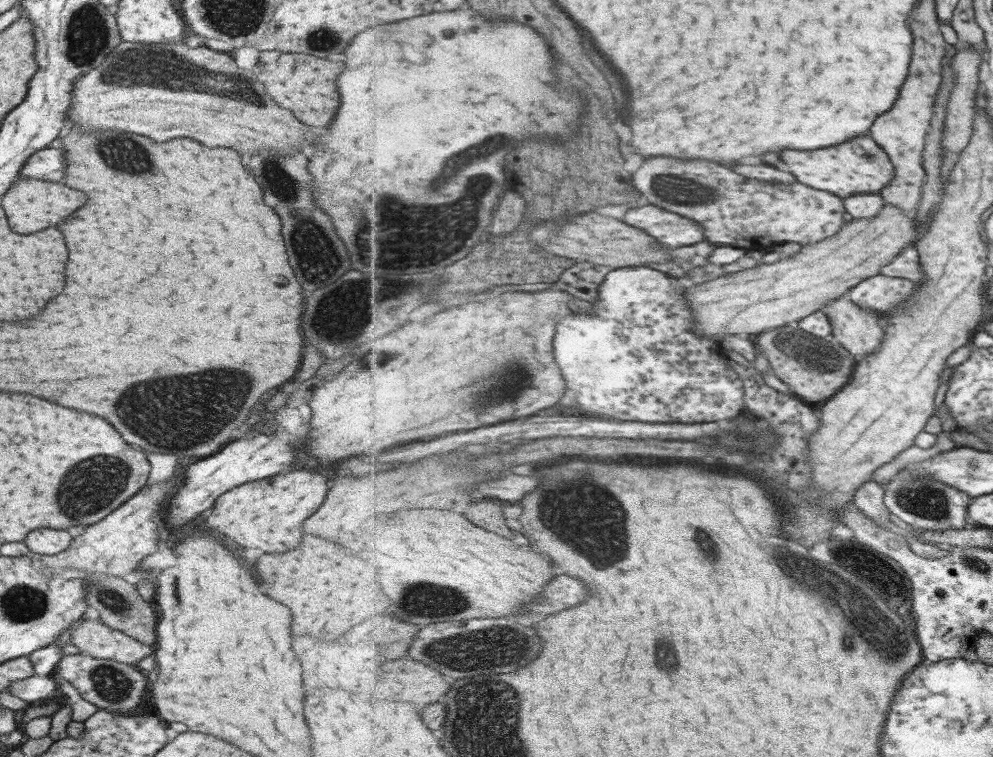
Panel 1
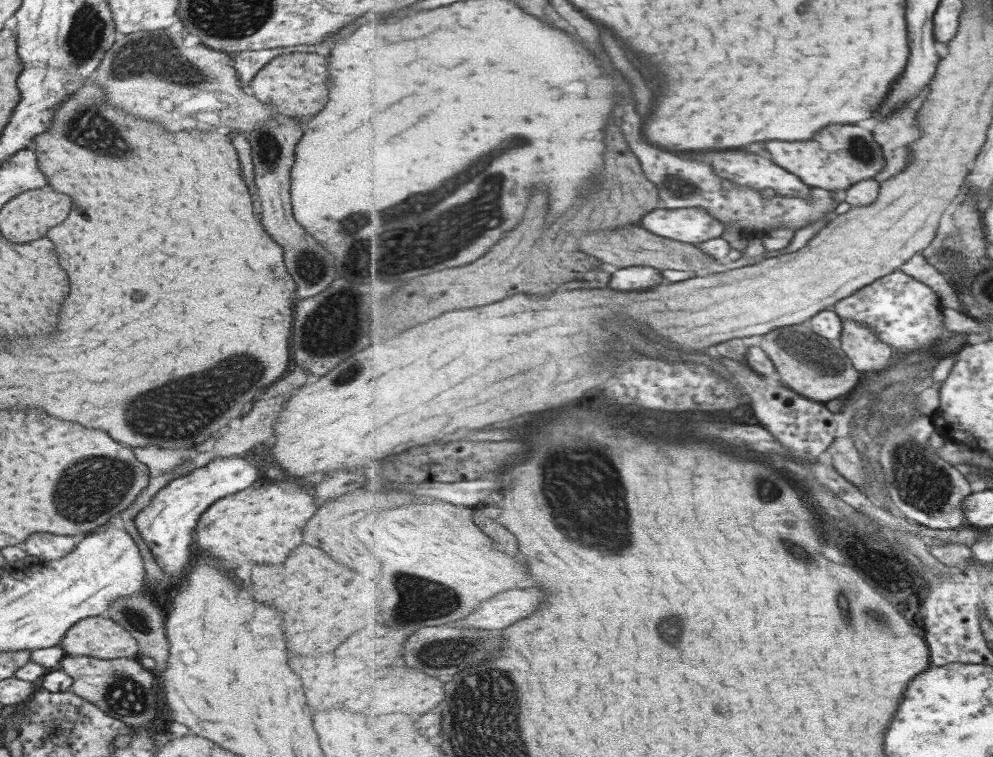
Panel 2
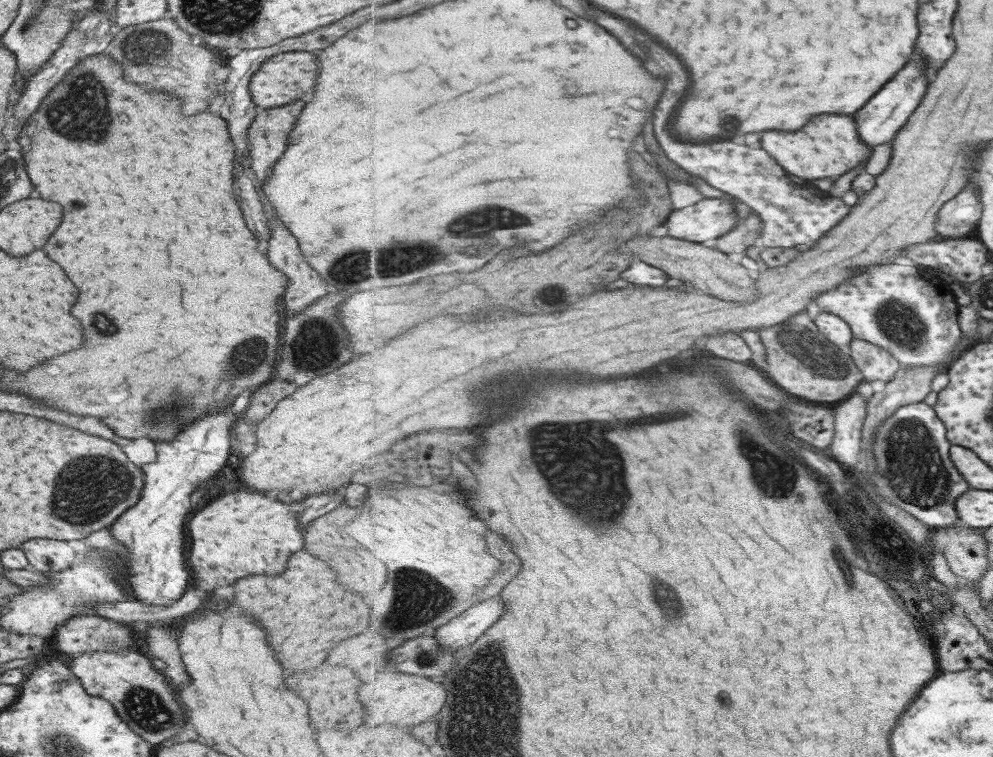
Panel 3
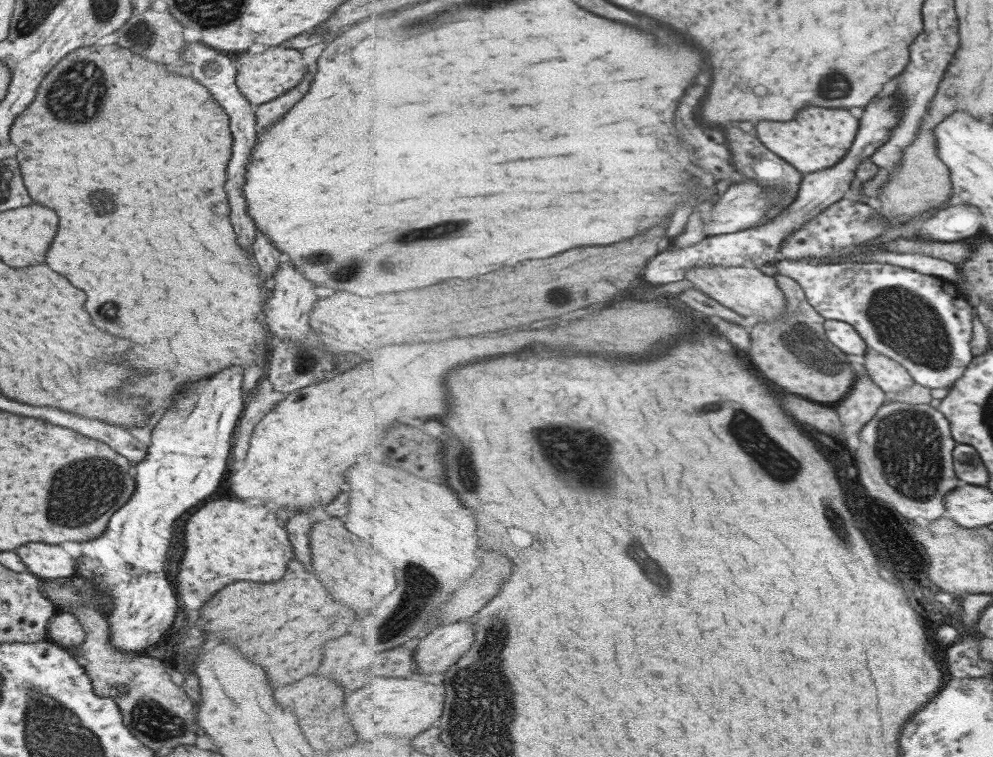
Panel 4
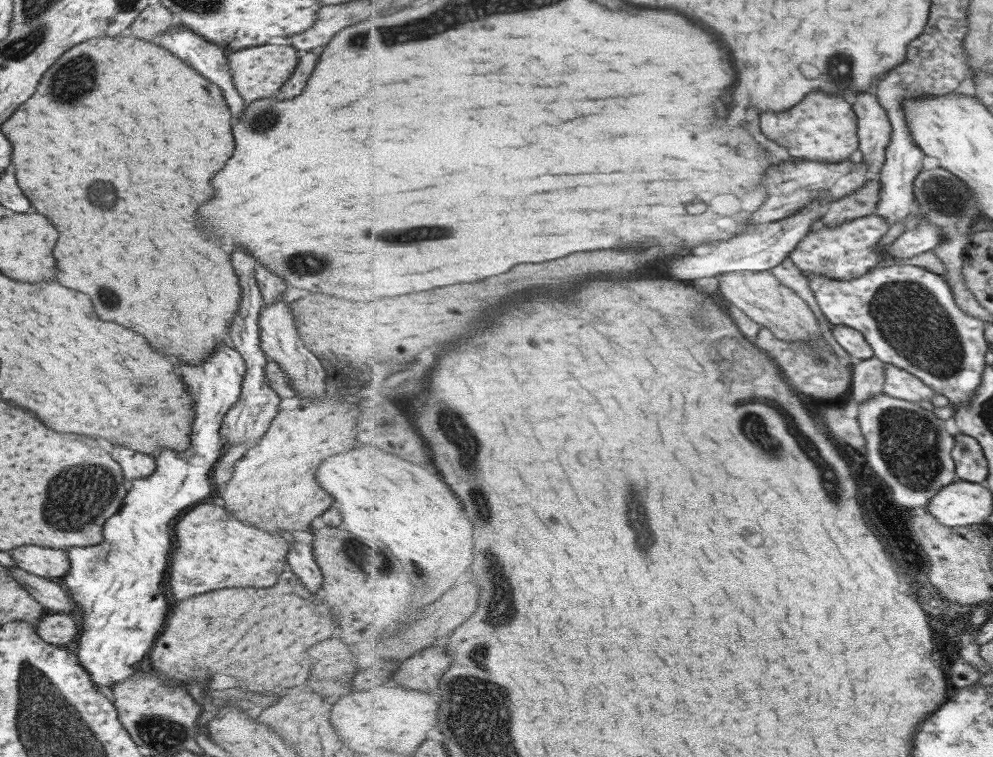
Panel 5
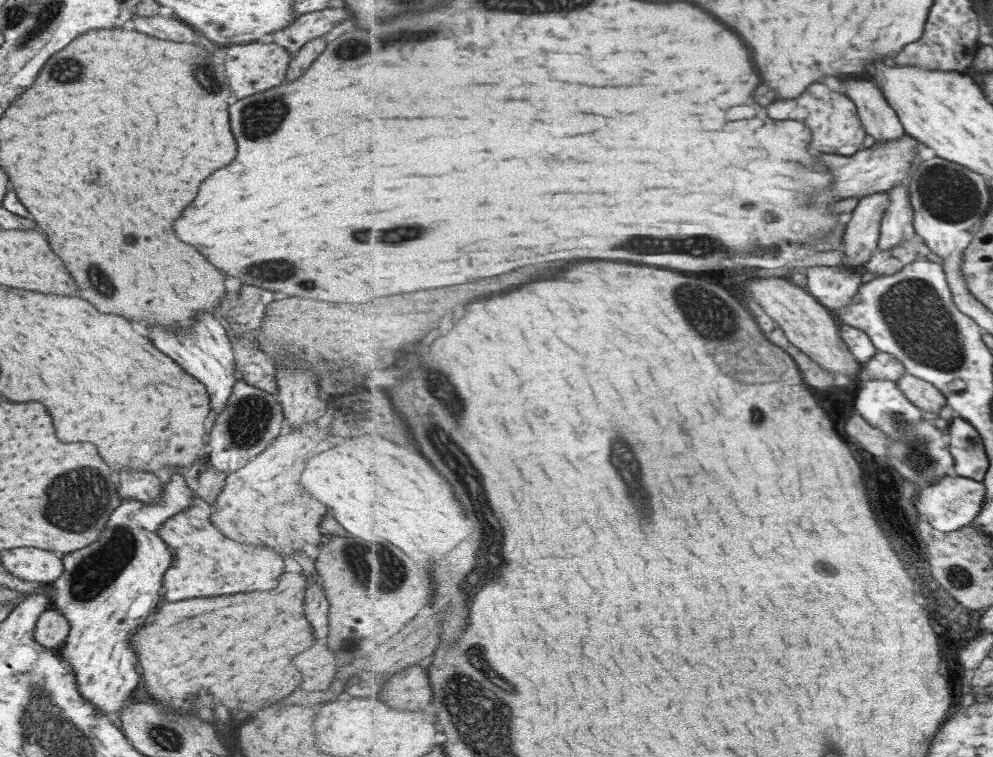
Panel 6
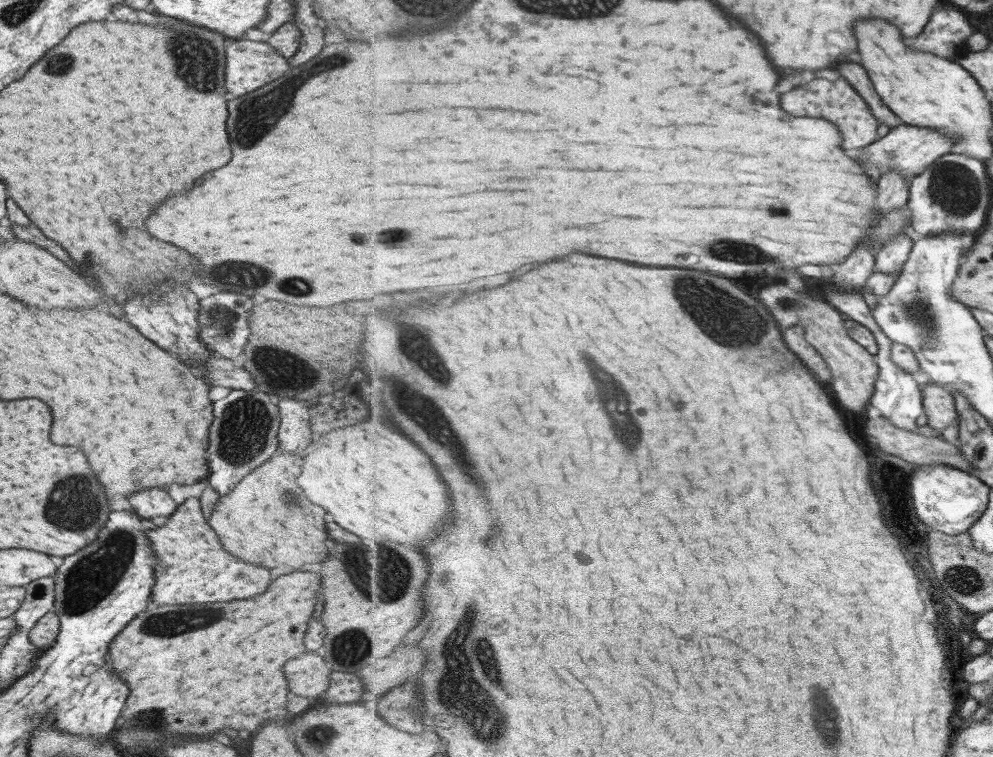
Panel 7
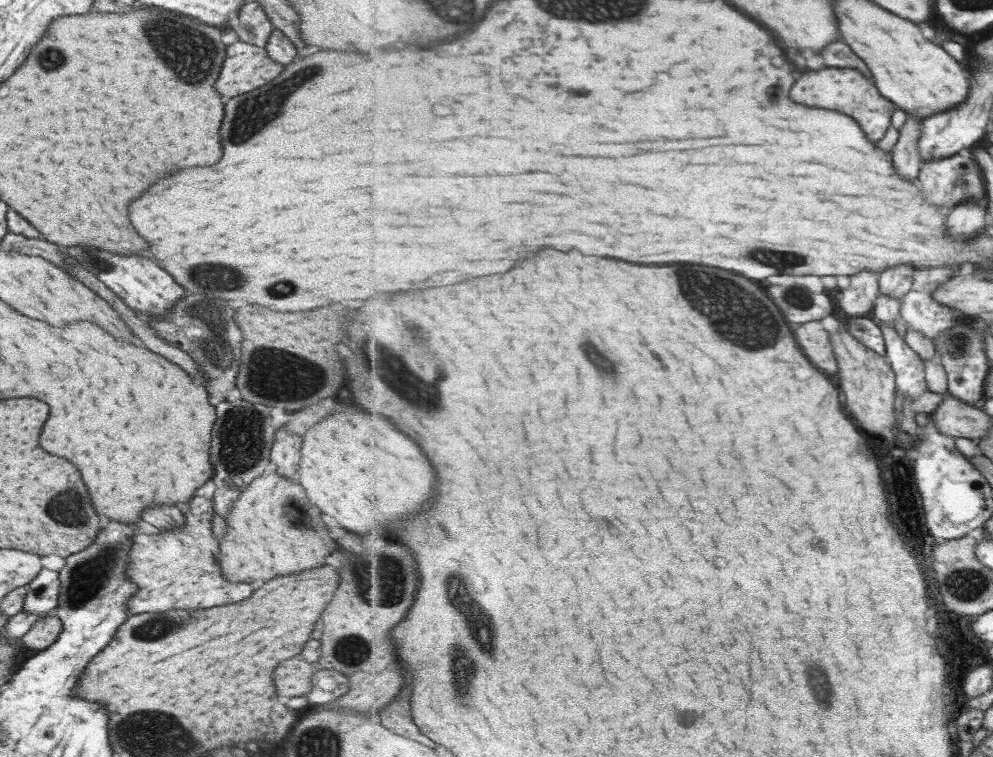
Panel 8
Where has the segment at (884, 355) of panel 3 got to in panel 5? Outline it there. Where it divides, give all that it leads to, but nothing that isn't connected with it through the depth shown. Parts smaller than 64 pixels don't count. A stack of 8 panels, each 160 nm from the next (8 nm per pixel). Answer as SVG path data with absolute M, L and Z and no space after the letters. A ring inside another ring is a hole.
M886 363L883 393L915 403L931 401L936 395L936 392L917 375L889 363Z

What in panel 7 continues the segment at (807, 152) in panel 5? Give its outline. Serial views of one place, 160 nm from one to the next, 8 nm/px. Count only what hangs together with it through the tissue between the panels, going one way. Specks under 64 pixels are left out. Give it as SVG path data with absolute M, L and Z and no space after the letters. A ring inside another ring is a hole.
M843 76L833 82L831 80L813 80L805 86L799 86L797 90L791 90L783 96L785 110L791 114L801 116L815 116L815 118L829 118L831 122L837 122L841 126L841 132L845 134L845 148L866 148L877 142L879 137L880 120L874 115L869 103L862 97L862 94Z

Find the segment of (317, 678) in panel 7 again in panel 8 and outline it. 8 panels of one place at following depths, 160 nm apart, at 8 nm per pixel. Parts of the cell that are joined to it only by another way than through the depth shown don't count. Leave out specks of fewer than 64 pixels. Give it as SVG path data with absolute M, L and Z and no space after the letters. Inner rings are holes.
M289 658L277 664L273 670L273 686L277 696L301 696L309 692L311 678L310 676L317 671L317 663Z

